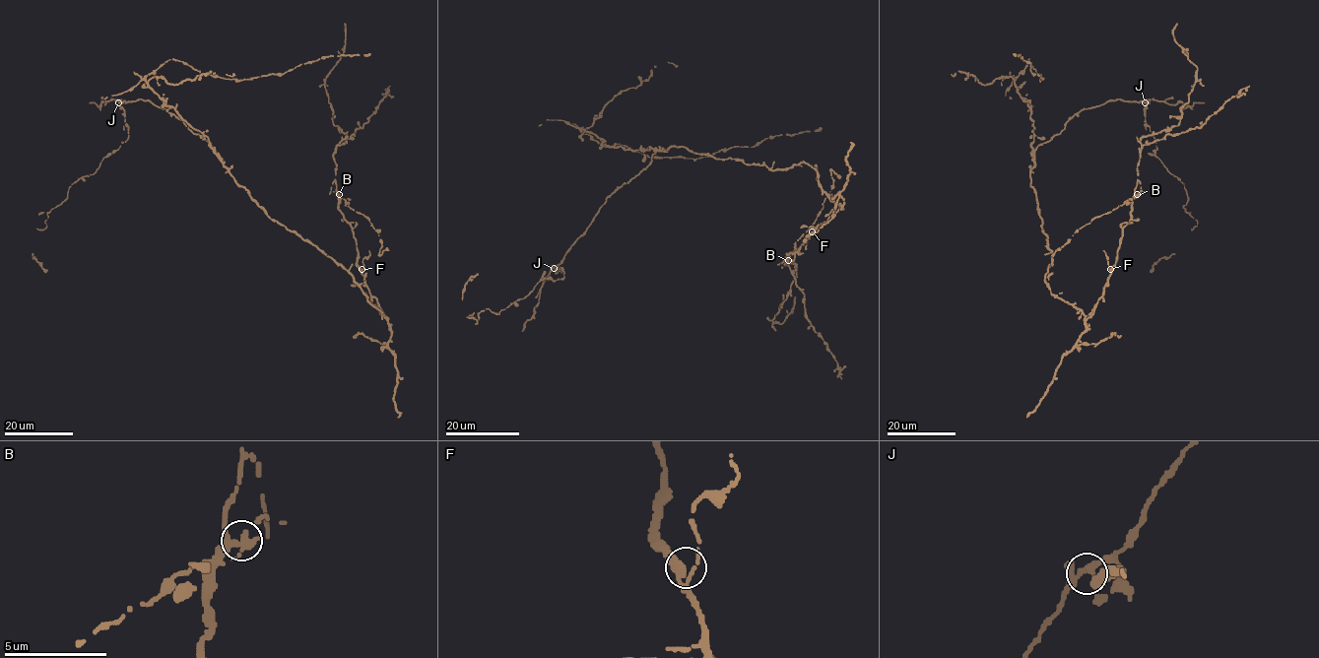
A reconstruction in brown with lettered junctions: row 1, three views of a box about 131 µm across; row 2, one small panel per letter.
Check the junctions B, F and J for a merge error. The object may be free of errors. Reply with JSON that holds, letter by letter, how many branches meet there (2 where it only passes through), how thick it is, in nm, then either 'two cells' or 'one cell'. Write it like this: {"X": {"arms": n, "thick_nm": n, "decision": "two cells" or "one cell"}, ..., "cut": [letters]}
{"B": {"arms": 3, "thick_nm": 280, "decision": "two cells"}, "F": {"arms": 3, "thick_nm": 260, "decision": "one cell"}, "J": {"arms": 3, "thick_nm": 260, "decision": "one cell"}, "cut": ["B"]}

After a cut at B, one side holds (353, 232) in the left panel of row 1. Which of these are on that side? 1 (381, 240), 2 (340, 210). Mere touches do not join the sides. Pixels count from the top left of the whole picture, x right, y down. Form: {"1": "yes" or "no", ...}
{"1": "no", "2": "yes"}

